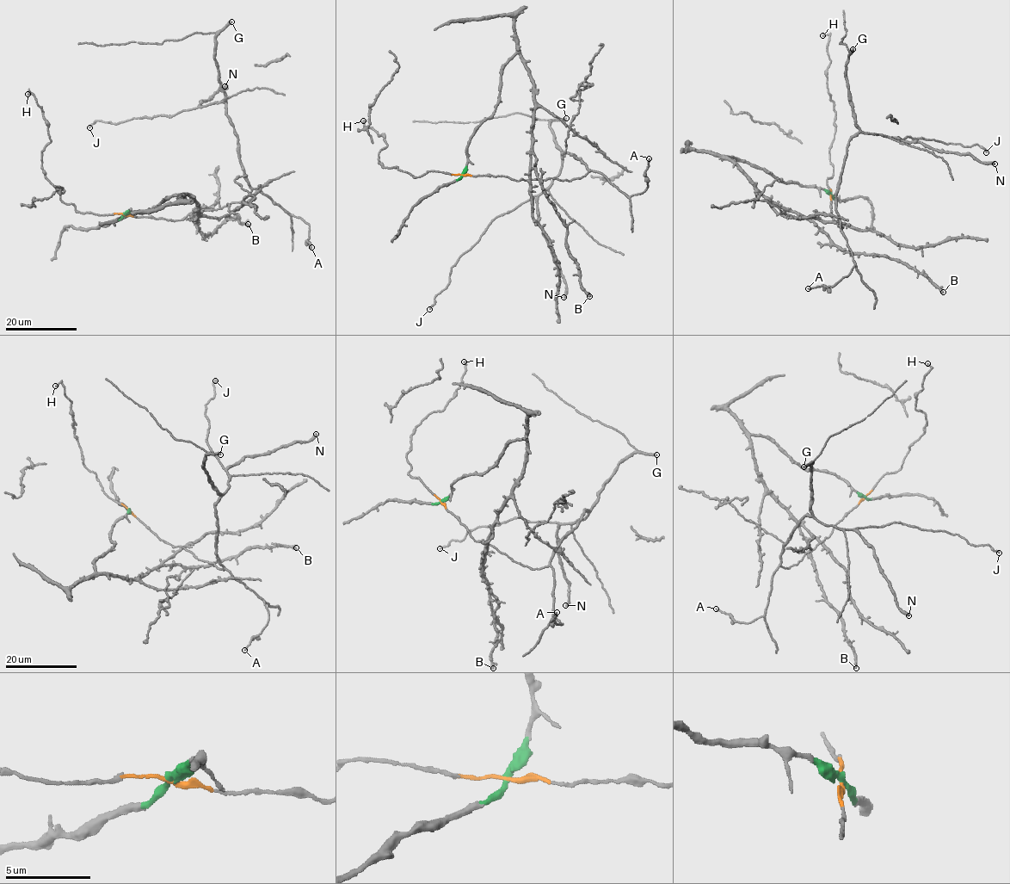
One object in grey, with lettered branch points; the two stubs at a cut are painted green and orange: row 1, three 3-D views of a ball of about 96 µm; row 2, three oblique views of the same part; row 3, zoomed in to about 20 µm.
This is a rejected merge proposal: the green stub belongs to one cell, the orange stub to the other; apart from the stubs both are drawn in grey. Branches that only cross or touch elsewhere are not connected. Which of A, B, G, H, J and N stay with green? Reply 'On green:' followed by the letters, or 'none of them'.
On green: B

